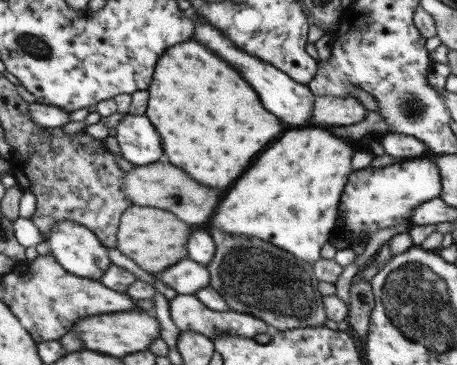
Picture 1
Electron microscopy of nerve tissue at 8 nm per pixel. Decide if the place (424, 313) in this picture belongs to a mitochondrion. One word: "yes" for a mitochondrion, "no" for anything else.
yes

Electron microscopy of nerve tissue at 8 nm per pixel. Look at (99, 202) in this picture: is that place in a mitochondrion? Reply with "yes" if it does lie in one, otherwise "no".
no

